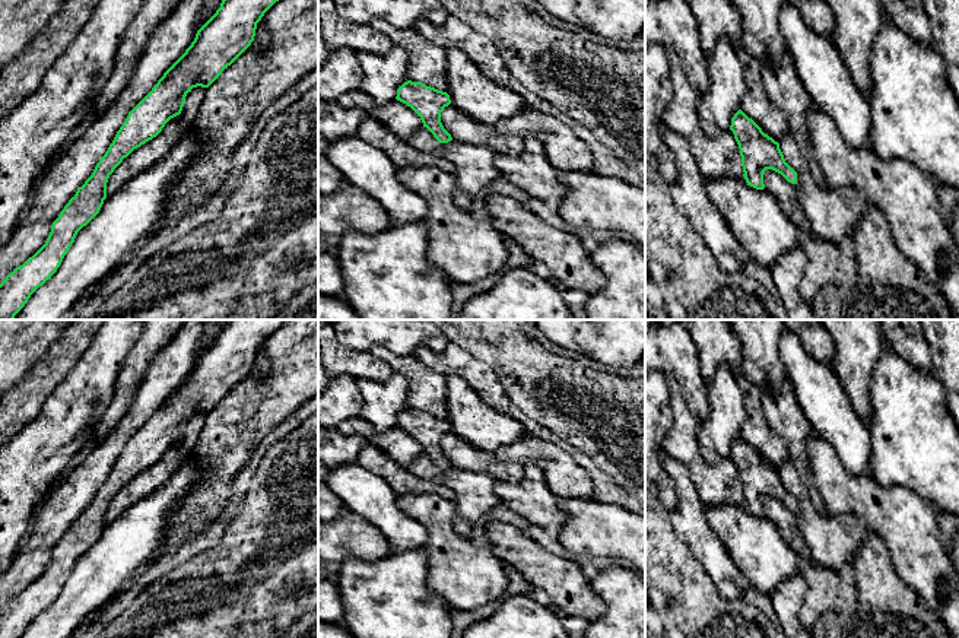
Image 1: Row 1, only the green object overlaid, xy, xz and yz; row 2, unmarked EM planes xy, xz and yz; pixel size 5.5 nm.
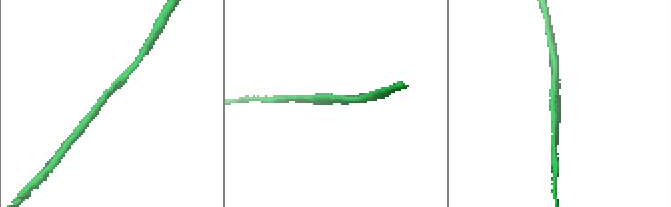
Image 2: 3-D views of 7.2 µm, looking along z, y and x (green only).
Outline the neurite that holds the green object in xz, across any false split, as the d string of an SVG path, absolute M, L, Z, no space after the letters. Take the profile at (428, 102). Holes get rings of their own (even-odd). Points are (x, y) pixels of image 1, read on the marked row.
M407 80L397 89L396 99L410 107L420 117L423 127L426 127L439 143L452 140L441 123L441 112L451 104L447 92L426 86L422 82Z

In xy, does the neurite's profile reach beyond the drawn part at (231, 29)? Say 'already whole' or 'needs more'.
already whole

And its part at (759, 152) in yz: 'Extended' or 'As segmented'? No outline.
As segmented

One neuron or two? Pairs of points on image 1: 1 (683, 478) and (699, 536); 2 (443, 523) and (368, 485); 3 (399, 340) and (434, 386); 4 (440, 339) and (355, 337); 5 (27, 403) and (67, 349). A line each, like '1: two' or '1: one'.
1: one
2: two
3: two
4: one
5: one

